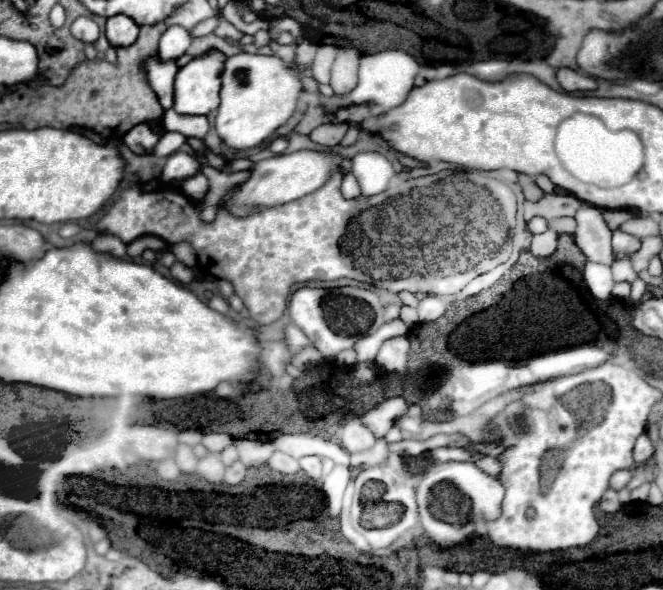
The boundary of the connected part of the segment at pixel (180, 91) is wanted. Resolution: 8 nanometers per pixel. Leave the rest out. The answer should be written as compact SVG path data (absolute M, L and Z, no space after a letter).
M203 54L179 68L173 98L177 114L209 114L219 106L223 62L221 54Z

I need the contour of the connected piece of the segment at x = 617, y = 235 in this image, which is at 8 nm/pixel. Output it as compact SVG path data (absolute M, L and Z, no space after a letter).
M615 230L613 232L613 248L617 250L617 258L627 258L641 248L641 240L627 234L627 232Z

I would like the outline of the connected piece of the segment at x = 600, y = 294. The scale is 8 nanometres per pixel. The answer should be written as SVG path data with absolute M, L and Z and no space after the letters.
M587 262L583 270L583 278L587 282L587 288L597 300L607 300L611 298L613 290L613 278L611 278L611 268L609 266L597 266L597 262Z

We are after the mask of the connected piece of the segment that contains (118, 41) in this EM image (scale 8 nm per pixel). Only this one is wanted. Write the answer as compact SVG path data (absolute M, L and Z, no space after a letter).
M123 14L111 16L111 18L107 18L105 36L107 36L109 44L115 48L131 46L139 36L139 26L129 16L123 16Z

